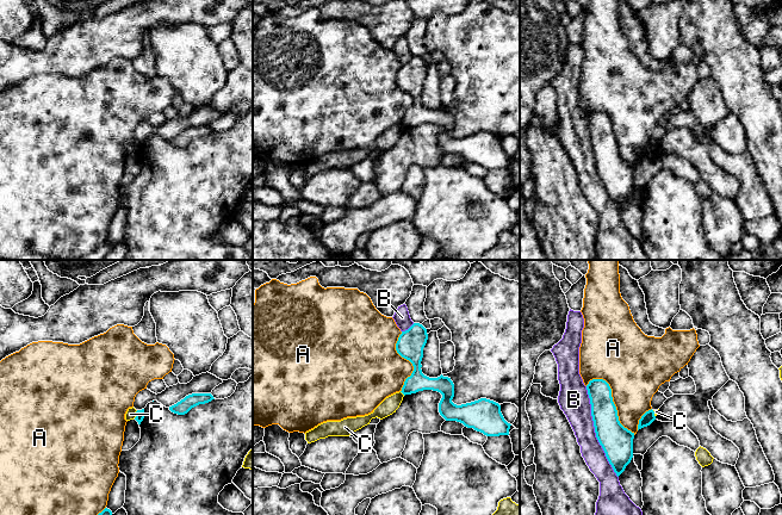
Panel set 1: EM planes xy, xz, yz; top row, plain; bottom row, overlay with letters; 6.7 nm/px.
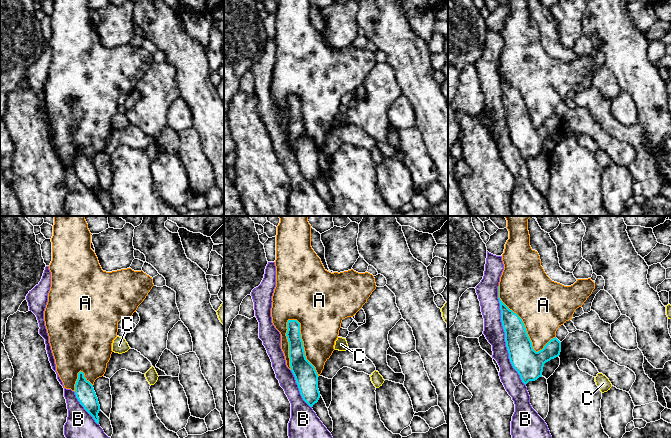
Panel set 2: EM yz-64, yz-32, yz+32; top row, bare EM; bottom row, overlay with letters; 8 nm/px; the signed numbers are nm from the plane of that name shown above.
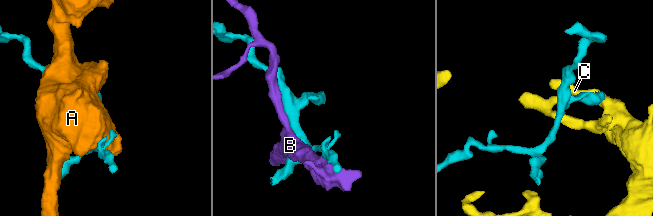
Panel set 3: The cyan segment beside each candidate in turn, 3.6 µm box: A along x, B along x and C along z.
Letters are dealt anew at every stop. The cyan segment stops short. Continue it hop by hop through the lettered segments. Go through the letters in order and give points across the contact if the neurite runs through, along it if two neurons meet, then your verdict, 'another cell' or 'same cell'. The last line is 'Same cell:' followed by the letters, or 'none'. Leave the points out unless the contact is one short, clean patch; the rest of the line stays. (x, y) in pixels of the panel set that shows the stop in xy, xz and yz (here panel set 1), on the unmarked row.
A: another cell
B: another cell
C: border along xy (137, 143), (134, 150); another cell
Same cell: none

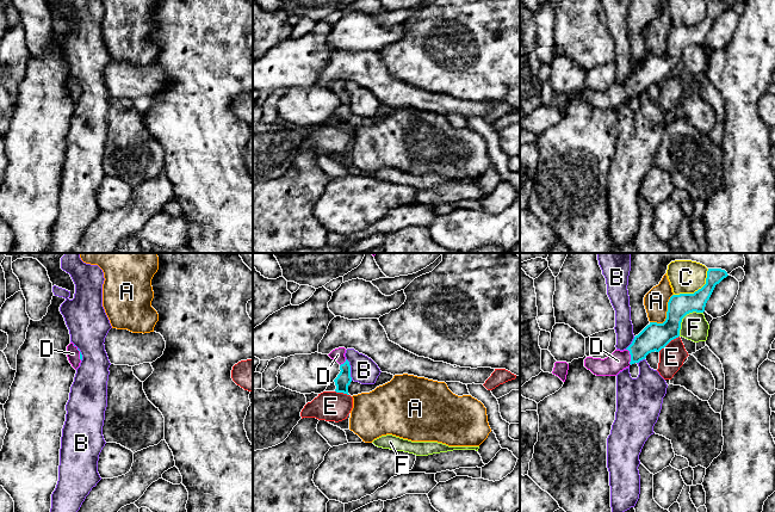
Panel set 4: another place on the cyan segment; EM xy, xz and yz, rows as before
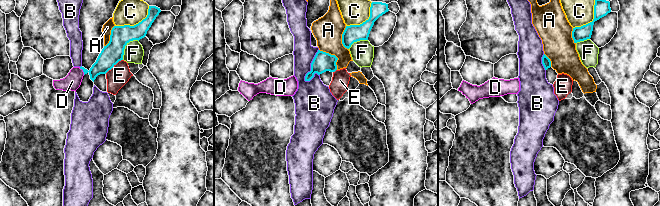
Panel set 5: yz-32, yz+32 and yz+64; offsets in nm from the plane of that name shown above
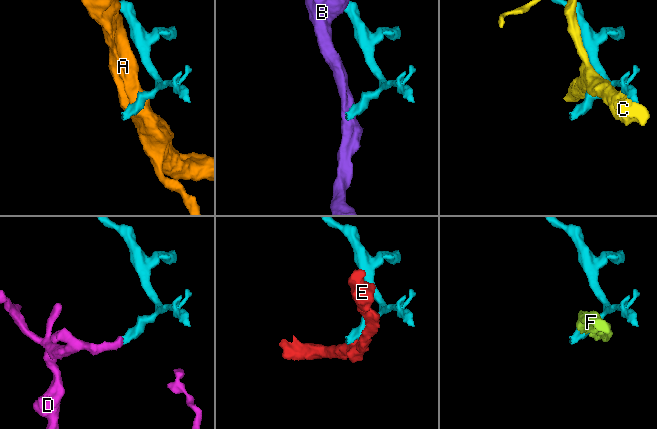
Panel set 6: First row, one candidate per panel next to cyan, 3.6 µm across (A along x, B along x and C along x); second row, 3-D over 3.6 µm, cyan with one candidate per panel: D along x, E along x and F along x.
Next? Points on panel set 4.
A: border along yz (673, 26), (668, 35), (667, 50), (662, 55), (650, 55); another cell
B: another cell
C: another cell
D: runs through yz (655, 69), (648, 73), (631, 90), (618, 93); same cell
E: border along yz (679, 68), (658, 84); another cell
F: border along yz (702, 44), (689, 44), (682, 51), (679, 68); another cell
Same cell: D

